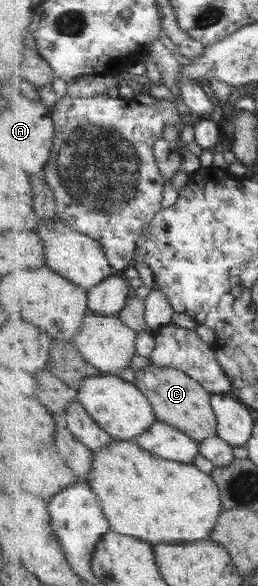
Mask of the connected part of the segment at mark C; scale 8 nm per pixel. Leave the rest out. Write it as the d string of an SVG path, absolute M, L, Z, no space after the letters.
M152 362L135 373L135 384L147 395L157 420L174 425L199 443L205 438L218 435L218 416L212 407L212 393L201 383L177 368L157 366Z

